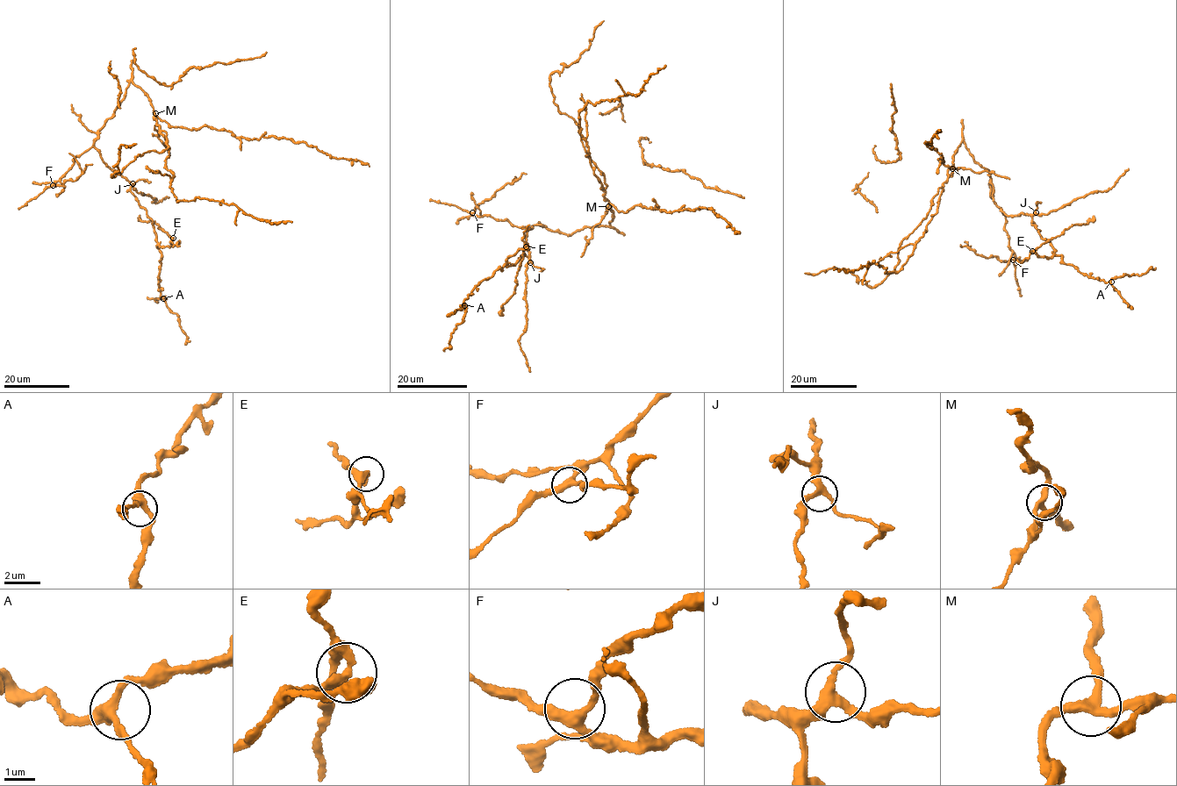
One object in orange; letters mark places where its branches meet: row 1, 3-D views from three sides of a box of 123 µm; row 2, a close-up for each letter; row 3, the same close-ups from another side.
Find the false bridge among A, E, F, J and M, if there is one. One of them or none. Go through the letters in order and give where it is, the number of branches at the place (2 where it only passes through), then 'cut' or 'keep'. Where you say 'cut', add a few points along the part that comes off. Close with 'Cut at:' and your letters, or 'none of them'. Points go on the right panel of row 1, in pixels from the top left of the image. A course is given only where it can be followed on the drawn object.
A: (1111, 282) | 3 | keep
E: (1032, 251) | 3 | cut | (1032, 251), (1067, 229), (1084, 225), (1094, 216)
F: (1013, 260) | 3 | keep
J: (1036, 212) | 3 | keep
M: (952, 168) | 3 | keep
Cut at: E

